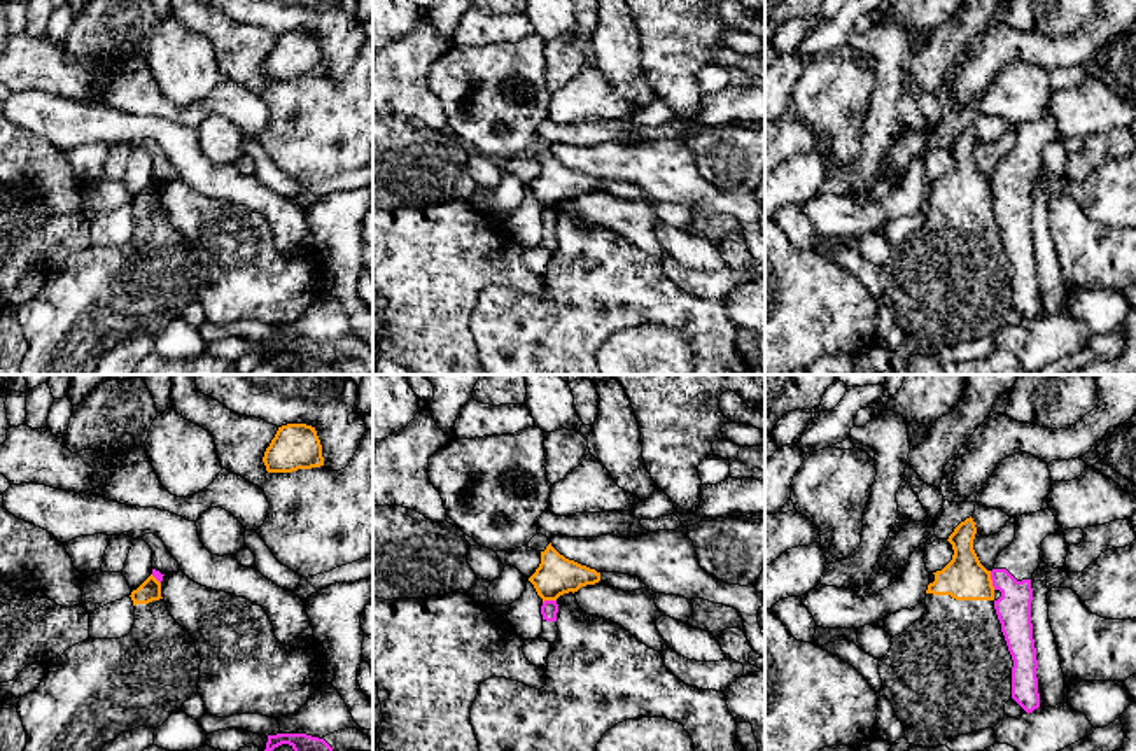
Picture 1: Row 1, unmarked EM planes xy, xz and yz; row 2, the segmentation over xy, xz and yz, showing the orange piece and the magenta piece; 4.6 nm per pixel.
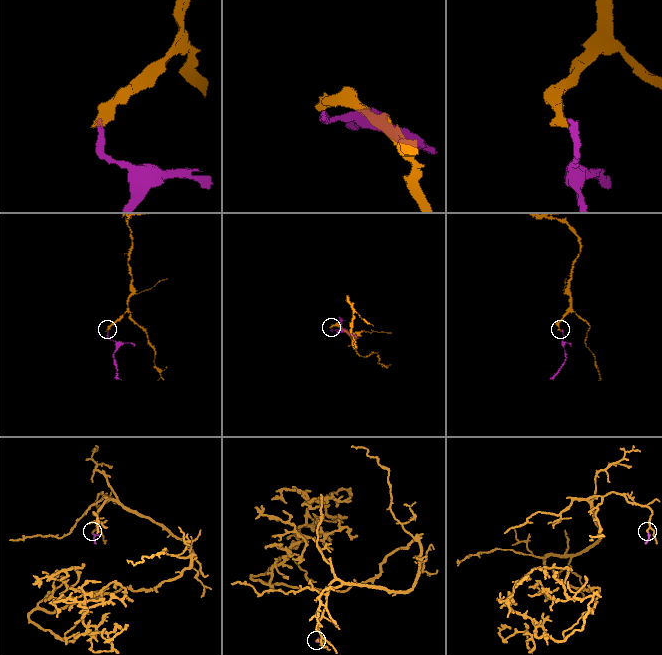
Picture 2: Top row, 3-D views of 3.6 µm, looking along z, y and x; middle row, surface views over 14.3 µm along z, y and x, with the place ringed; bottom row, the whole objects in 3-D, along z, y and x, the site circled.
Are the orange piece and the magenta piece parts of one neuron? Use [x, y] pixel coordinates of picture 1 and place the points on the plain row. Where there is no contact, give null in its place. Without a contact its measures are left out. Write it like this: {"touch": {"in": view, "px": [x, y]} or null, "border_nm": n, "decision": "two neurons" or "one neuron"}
{"touch": {"in": "yz", "px": [991, 188]}, "border_nm": 90, "decision": "two neurons"}

